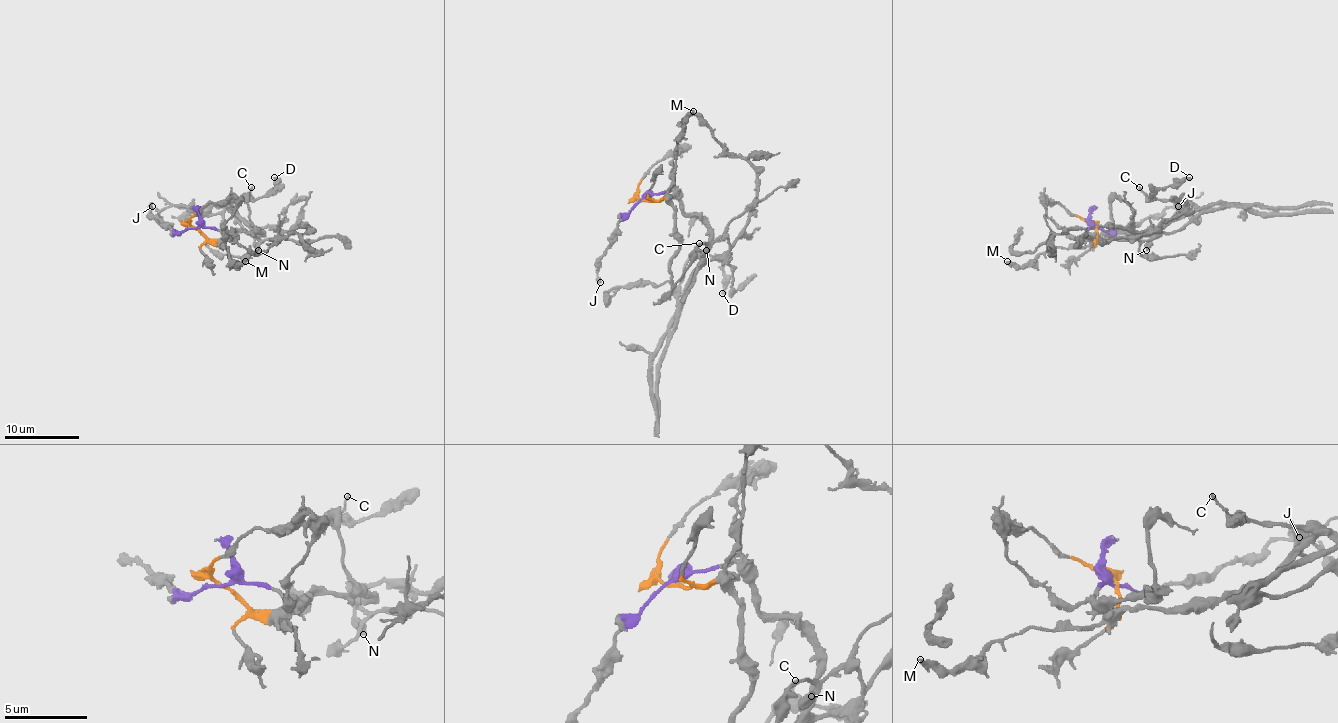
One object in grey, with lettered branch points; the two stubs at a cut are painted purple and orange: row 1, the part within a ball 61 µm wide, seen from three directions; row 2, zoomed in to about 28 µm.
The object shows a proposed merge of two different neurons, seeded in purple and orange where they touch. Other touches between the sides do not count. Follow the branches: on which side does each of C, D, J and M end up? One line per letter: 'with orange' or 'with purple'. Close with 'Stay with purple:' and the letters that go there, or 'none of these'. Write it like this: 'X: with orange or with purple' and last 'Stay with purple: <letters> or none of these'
C: with orange
D: with orange
J: with purple
M: with orange
Stay with purple: J

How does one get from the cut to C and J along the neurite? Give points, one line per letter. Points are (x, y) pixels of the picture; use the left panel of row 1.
C: (193, 228), (210, 239), (227, 237), (231, 234), (221, 224), (227, 206), (235, 200), (242, 200), (251, 187)
J: (193, 228), (177, 232), (152, 215), (149, 208), (152, 206)

